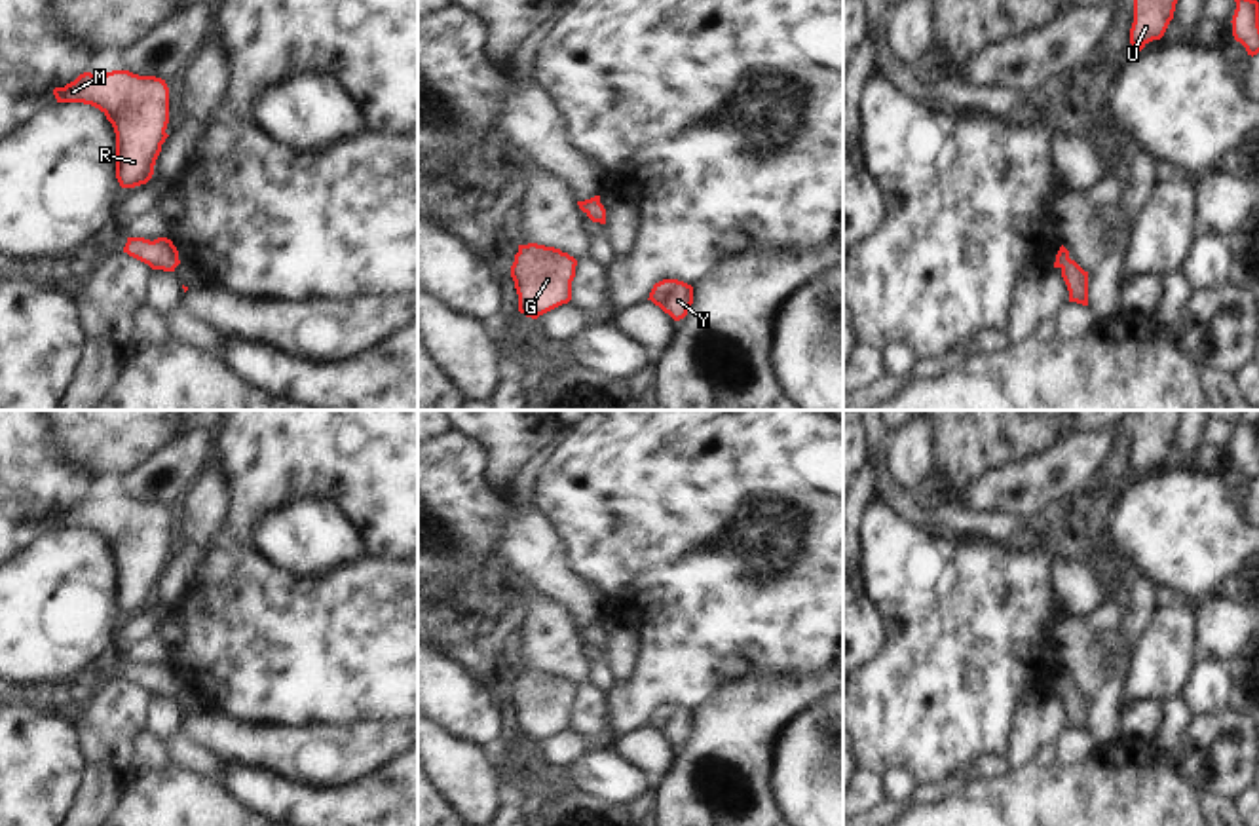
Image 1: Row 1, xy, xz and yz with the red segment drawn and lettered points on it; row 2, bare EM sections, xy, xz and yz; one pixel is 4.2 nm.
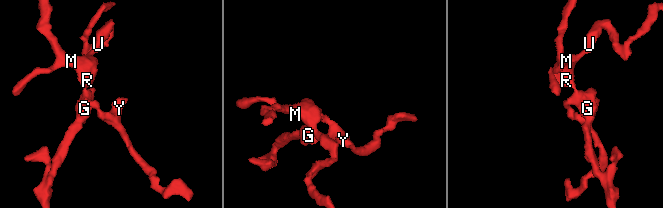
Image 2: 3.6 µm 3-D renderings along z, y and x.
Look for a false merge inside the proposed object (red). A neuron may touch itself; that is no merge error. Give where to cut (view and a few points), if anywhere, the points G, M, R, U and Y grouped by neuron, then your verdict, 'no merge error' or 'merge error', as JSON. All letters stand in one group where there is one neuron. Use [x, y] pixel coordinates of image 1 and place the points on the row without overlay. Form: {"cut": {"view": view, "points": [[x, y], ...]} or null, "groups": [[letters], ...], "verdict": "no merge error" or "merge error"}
{"cut": null, "groups": [["G", "M", "R", "U", "Y"]], "verdict": "no merge error"}

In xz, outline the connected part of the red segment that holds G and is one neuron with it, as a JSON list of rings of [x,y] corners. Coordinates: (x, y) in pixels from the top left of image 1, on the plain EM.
[[[537,668],[518,670],[511,703],[518,720],[518,737],[539,741],[572,725],[572,706],[577,685],[554,672]]]

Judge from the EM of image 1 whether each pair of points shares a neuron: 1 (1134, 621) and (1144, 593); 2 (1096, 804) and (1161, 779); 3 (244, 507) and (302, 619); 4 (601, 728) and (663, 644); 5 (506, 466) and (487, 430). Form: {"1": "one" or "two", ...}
{"1": "one", "2": "one", "3": "two", "4": "two", "5": "one"}

